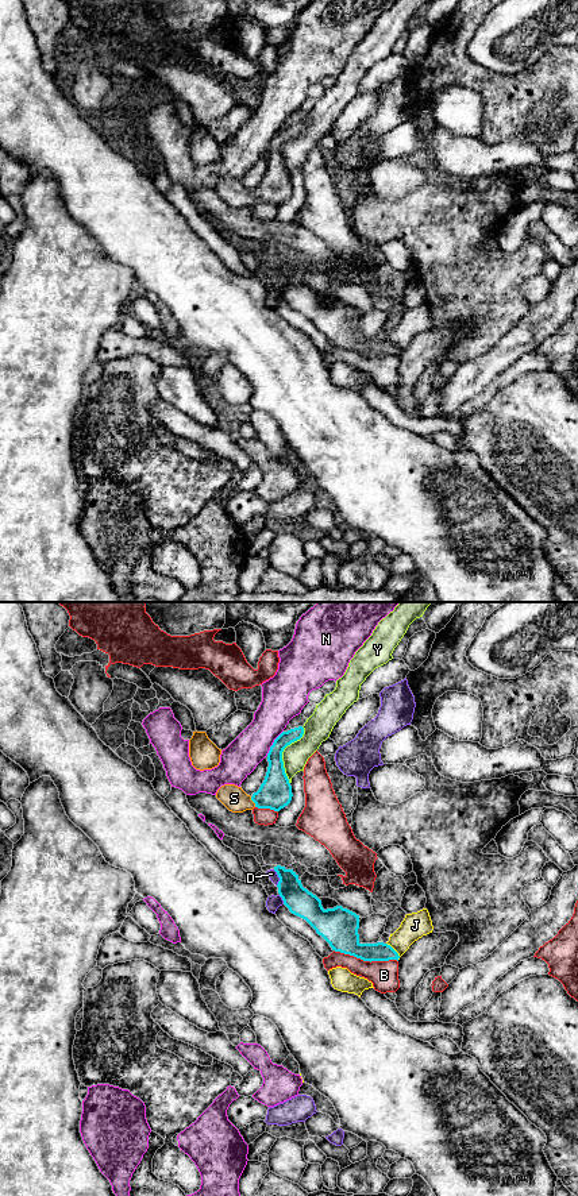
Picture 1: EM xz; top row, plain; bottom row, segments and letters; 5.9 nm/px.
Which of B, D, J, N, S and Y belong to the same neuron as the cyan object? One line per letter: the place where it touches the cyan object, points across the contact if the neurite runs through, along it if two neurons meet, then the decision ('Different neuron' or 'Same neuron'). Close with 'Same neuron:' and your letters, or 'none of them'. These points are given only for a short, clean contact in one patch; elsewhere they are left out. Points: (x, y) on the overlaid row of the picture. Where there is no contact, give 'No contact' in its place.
B: Touches cyan at xz (366, 960). Different neuron
D: Touches cyan at xz (278, 876). Different neuron
J: Touches cyan at xz (395, 950). Different neuron
N: Touches cyan at xz (273, 743). Different neuron
S: Touches cyan at xz (253, 801). Path across: xz (274, 793), (262, 799), (253, 801), (237, 801), (234, 798). Same neuron
Y: Touches cyan at xz (281, 753). Different neuron
Same neuron: S

